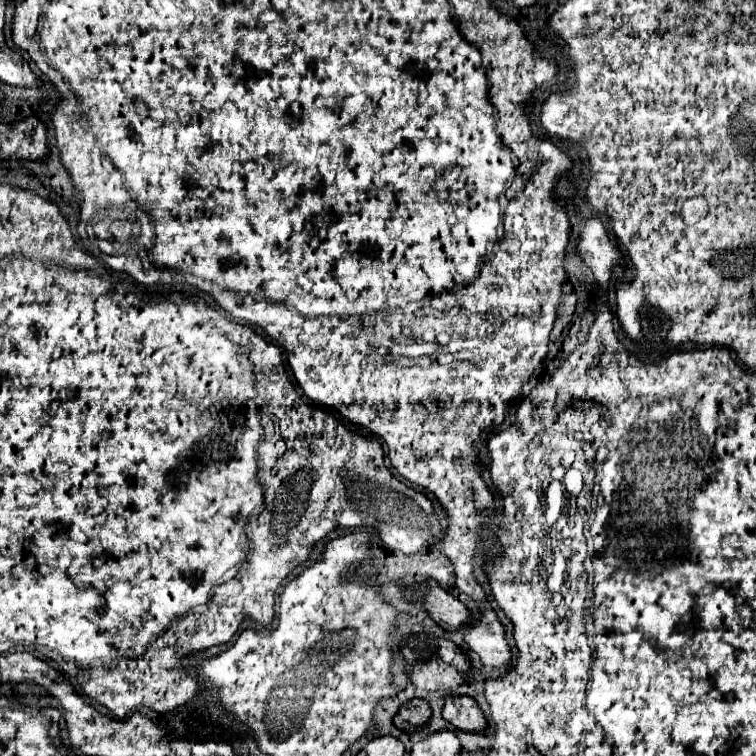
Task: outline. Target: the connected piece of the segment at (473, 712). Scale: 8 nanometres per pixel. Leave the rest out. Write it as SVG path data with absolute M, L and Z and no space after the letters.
M462 695L448 697L444 703L444 709L442 709L442 715L458 731L482 733L488 727L484 713L480 711L480 707L476 705L476 701L472 697L462 697Z

